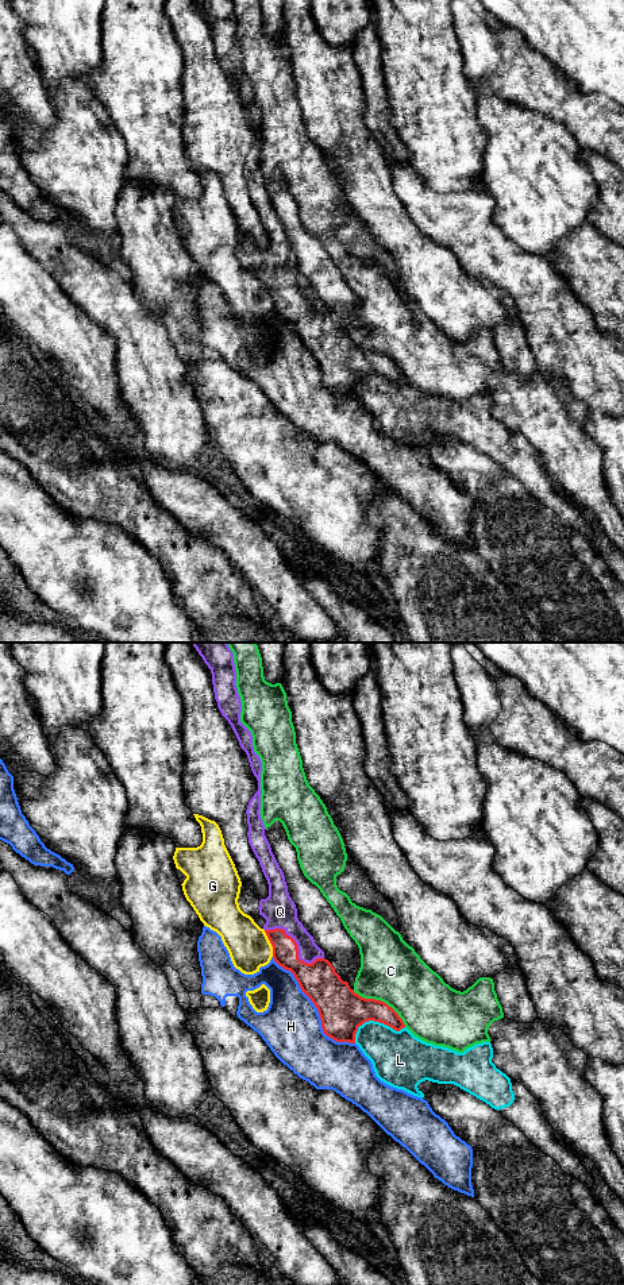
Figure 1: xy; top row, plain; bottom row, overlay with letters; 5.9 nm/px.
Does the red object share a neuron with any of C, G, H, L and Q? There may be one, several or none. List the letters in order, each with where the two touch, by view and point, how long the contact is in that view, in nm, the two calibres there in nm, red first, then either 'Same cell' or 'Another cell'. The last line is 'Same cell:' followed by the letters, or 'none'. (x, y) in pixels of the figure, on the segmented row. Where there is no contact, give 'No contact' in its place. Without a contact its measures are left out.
C: Touches red at xy (380, 1000). Shared border 380 nm. Thickness 280 nm (red) against 380 nm. Another cell
G: Touches red at xy (270, 942). Shared border 170 nm. Thickness 160 nm (red) against 260 nm. Another cell
H: Touches red at xy (316, 1007). Shared border 700 nm. Thickness 280 nm (red) against 360 nm. Another cell
L: Touches red at xy (373, 1019). Shared border 320 nm. Thickness 280 nm (red) against 280 nm. Another cell
Q: Touches red at xy (296, 946). Shared border 400 nm. Thickness 220 nm (red) against 200 nm. Same cell
Same cell: Q

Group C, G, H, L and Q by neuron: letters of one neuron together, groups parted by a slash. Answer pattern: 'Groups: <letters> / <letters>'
Groups: C / G / H / L / Q

